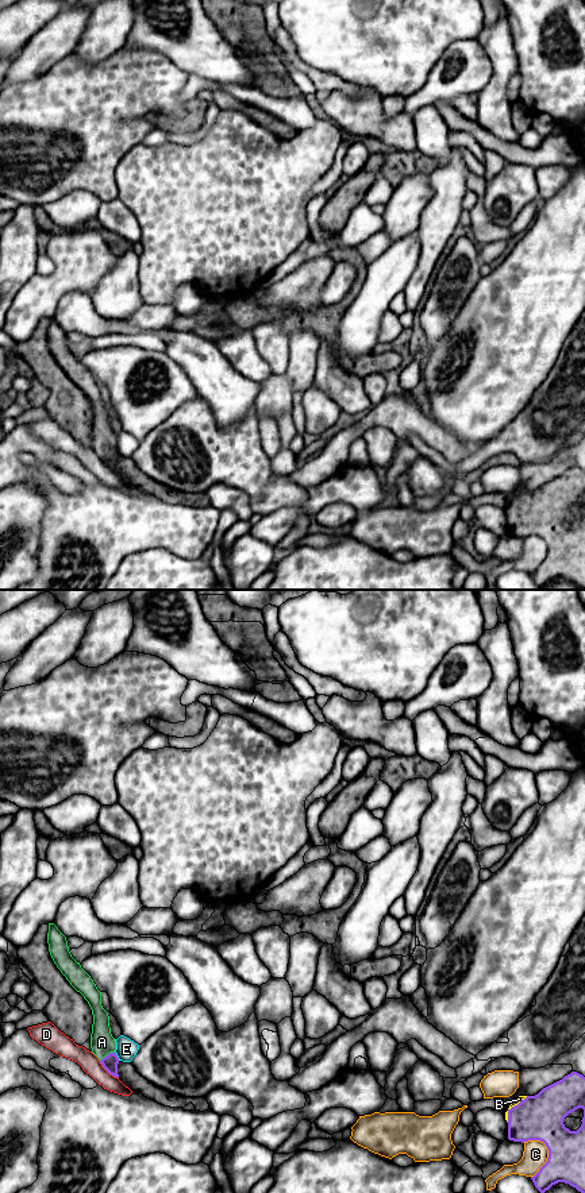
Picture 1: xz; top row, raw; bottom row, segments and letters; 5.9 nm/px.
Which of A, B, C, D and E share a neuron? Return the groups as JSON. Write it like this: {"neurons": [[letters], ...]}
{"neurons": [["A", "B"], ["C"], ["D"], ["E"]]}

